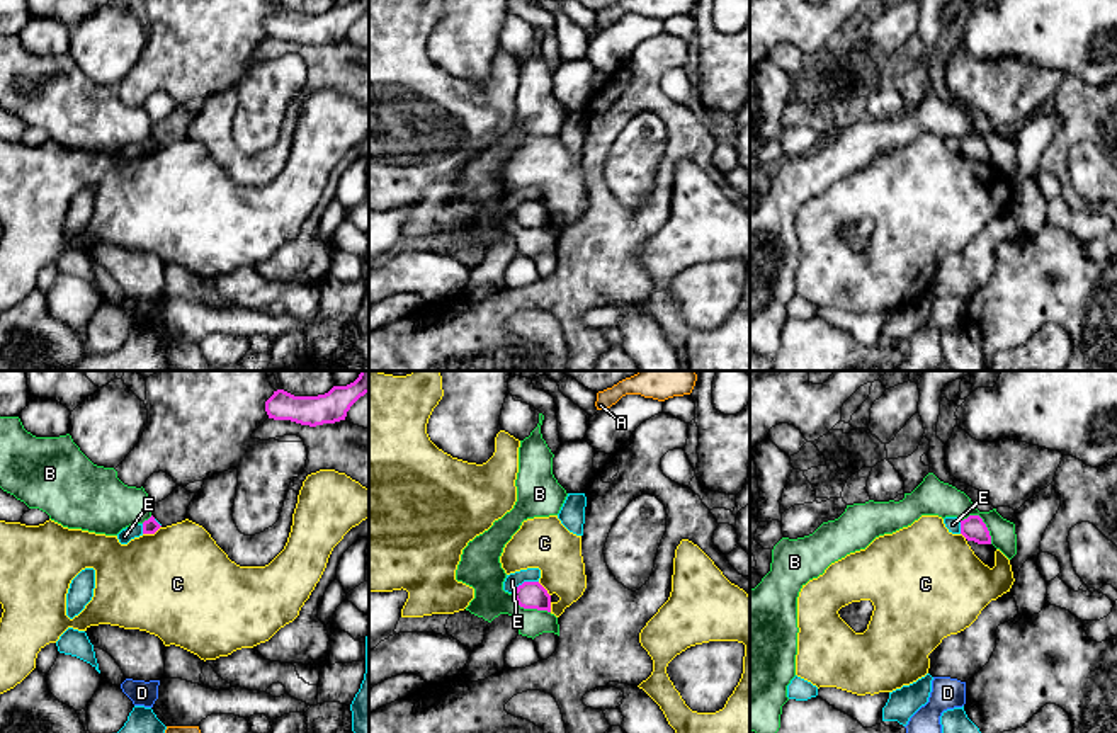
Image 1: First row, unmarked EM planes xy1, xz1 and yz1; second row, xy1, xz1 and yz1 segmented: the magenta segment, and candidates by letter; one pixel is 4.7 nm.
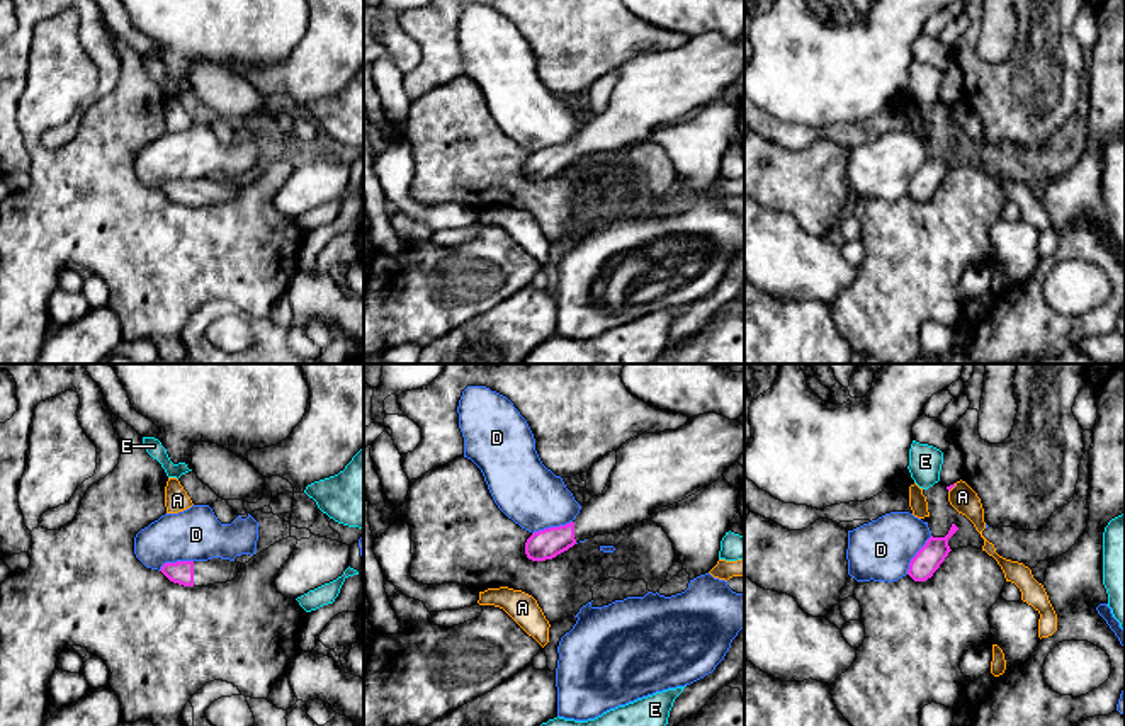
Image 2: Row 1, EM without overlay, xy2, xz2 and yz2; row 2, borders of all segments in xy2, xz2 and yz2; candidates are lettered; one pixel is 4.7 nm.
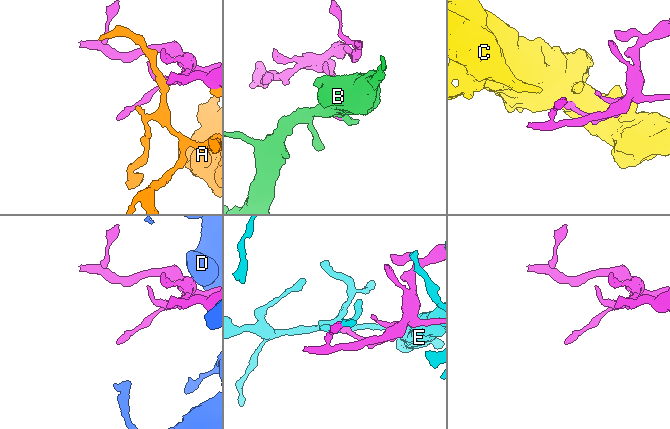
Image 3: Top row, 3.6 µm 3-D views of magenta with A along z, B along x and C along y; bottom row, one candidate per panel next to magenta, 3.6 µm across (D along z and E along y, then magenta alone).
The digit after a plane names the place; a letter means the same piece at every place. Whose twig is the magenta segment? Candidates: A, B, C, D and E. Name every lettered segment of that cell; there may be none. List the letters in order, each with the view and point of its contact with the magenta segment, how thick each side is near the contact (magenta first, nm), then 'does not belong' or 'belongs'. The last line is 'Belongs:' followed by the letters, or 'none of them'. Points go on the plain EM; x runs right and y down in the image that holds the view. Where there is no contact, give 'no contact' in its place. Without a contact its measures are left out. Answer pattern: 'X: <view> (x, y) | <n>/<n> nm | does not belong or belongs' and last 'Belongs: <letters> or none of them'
A: yz2 (952, 106) | 20/120 nm | does not belong
B: yz1 (981, 140) | 120/160 nm | does not belong
C: xy1 (152, 152) | 70/500 nm | does not belong
D: xz2 (551, 147) | 140/300 nm | does not belong
E: xz1 (524, 201) | 130/70 nm | does not belong
Belongs: none of them

